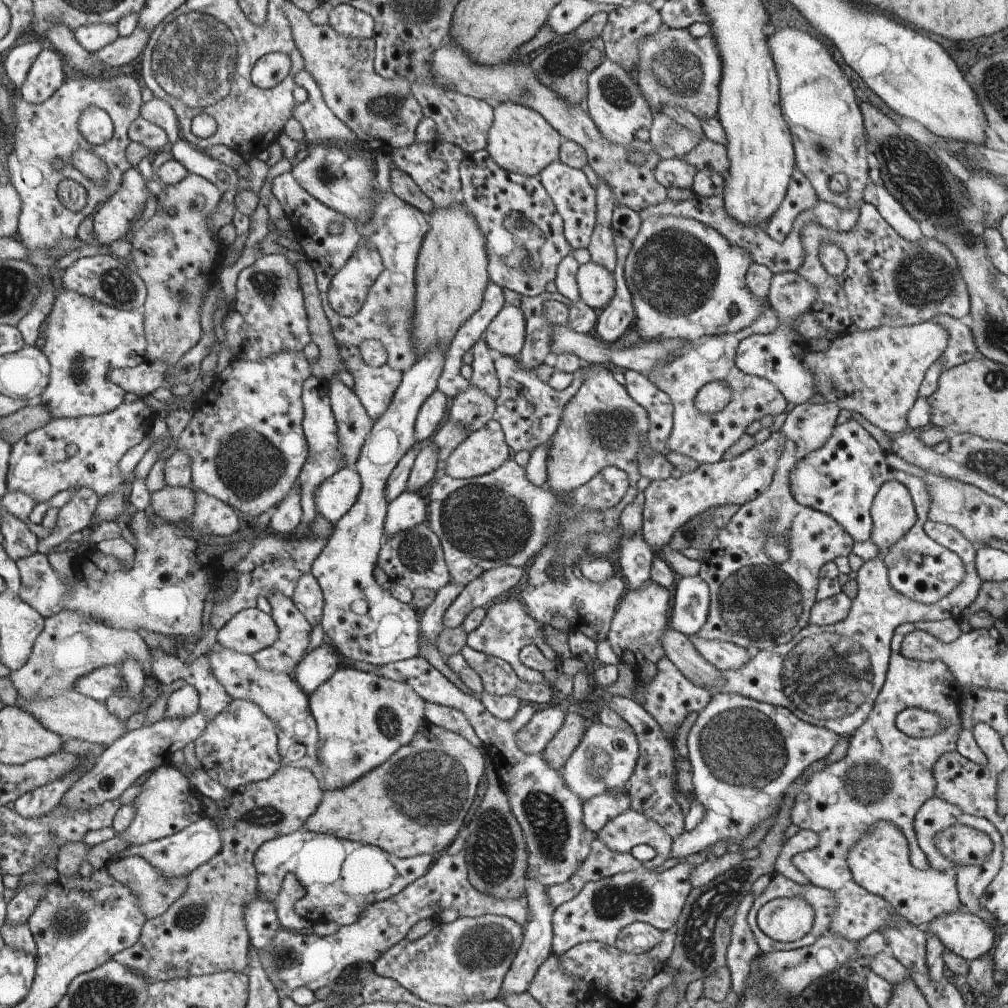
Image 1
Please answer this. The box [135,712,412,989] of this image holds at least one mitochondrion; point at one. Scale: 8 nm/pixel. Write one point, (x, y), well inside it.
(191, 917)

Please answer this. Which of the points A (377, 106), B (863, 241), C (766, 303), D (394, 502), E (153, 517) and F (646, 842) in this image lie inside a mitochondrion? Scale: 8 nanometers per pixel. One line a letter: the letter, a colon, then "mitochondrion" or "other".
A: mitochondrion
B: other
C: other
D: other
E: other
F: other

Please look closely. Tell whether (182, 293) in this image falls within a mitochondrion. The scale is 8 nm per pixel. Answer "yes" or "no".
yes

